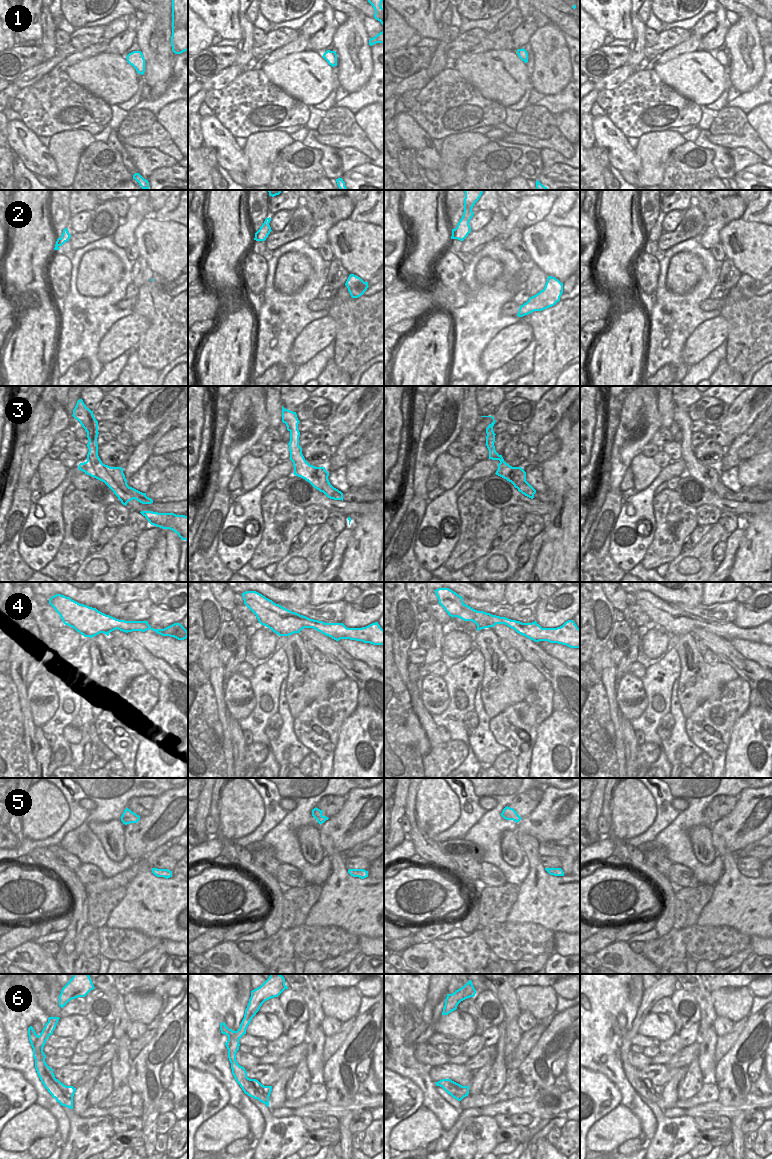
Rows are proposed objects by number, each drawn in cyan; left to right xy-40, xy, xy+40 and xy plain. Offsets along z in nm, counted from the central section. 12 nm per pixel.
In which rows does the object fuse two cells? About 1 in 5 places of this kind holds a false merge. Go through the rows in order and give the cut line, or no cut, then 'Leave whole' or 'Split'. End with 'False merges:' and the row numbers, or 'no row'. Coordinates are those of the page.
1: No split. Leave whole
2: No split. Leave whole
3: Split along xy (318, 467), (318, 481), (323, 491). Split
4: No split. Leave whole
5: No split. Leave whole
6: No split. Leave whole
False merges: 3

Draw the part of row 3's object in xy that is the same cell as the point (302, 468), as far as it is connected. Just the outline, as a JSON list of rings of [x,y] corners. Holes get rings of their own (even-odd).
[[[282,406],[282,422],[286,424],[287,430],[290,432],[289,451],[290,460],[293,462],[294,475],[301,477],[308,481],[314,488],[322,491],[321,484],[319,482],[318,469],[310,465],[302,454],[302,448],[299,446],[300,432],[298,430],[299,420],[296,412],[285,409]]]

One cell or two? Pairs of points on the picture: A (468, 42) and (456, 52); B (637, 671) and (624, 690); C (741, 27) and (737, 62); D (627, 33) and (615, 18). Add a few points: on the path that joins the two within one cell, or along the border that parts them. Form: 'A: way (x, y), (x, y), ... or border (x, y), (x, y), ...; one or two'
A: way (465, 43), (459, 49); one
B: border (627, 672), (640, 680); two
C: way (741, 36), (741, 41), (738, 44), (738, 53); one
D: way (623, 29), (617, 22); one

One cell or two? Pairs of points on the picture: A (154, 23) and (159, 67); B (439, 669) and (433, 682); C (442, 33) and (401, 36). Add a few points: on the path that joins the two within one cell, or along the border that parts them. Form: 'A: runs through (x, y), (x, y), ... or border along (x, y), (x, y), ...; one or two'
A: runs through (157, 34), (157, 51), (159, 56); one
B: border along (441, 676), (426, 675), (422, 678); two
C: border along (400, 15), (416, 33); two

